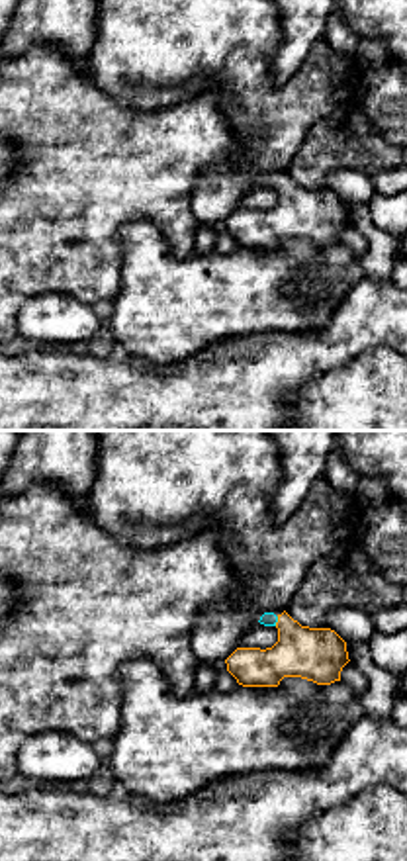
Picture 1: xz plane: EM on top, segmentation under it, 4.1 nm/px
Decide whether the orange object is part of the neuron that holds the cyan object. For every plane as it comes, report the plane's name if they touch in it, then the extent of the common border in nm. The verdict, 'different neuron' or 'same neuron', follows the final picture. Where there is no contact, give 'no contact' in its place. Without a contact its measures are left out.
contact in xz; length 40 nm

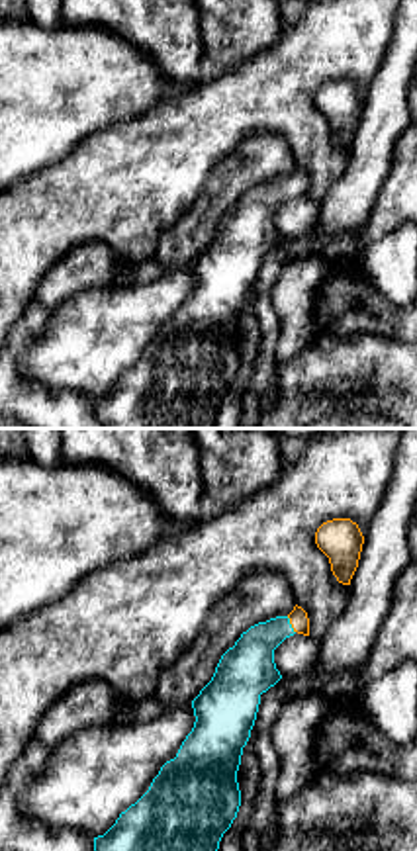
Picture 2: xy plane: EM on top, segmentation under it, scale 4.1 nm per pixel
contact in xy; length 80 nm

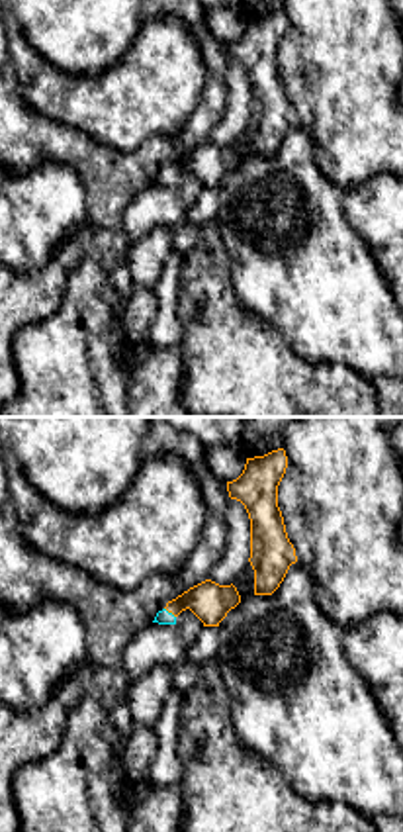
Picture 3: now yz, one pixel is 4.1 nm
contact in yz; length 60 nm

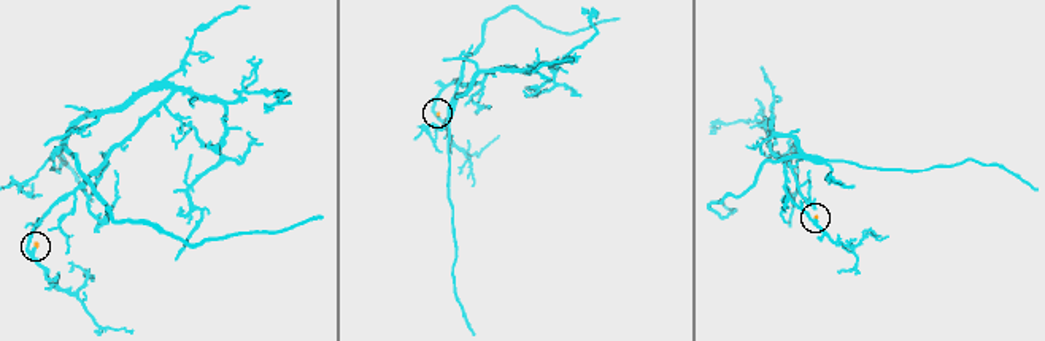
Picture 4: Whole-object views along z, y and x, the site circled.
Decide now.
same neuron

